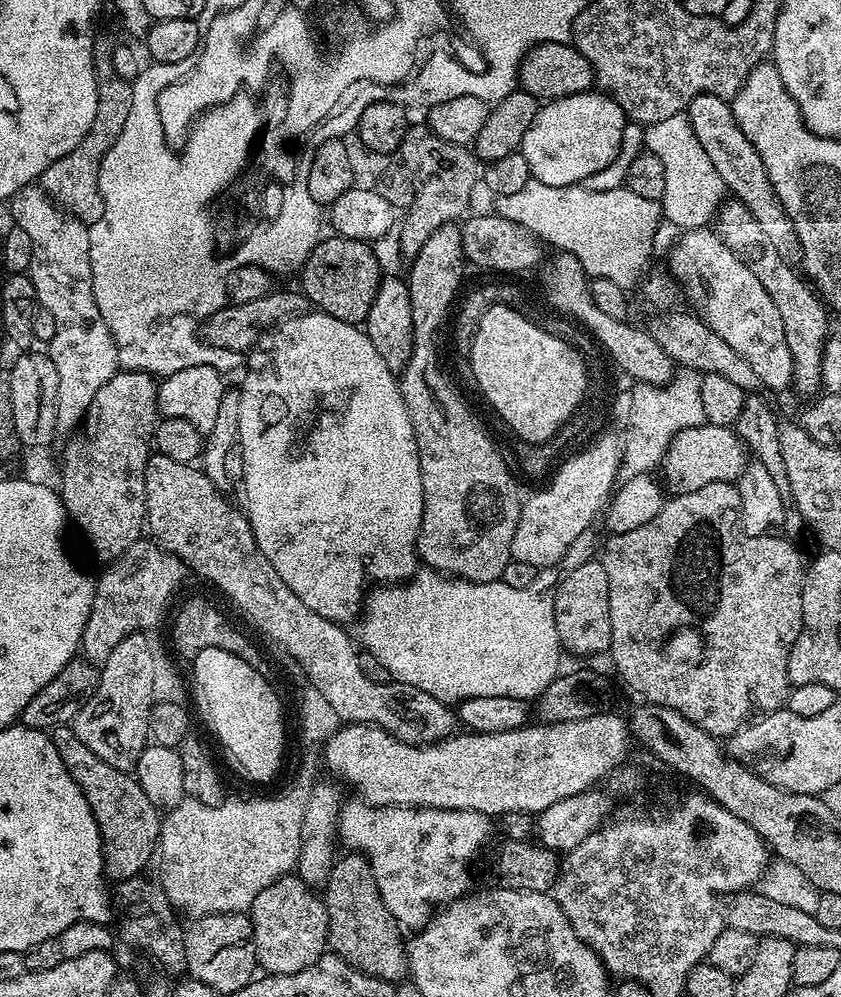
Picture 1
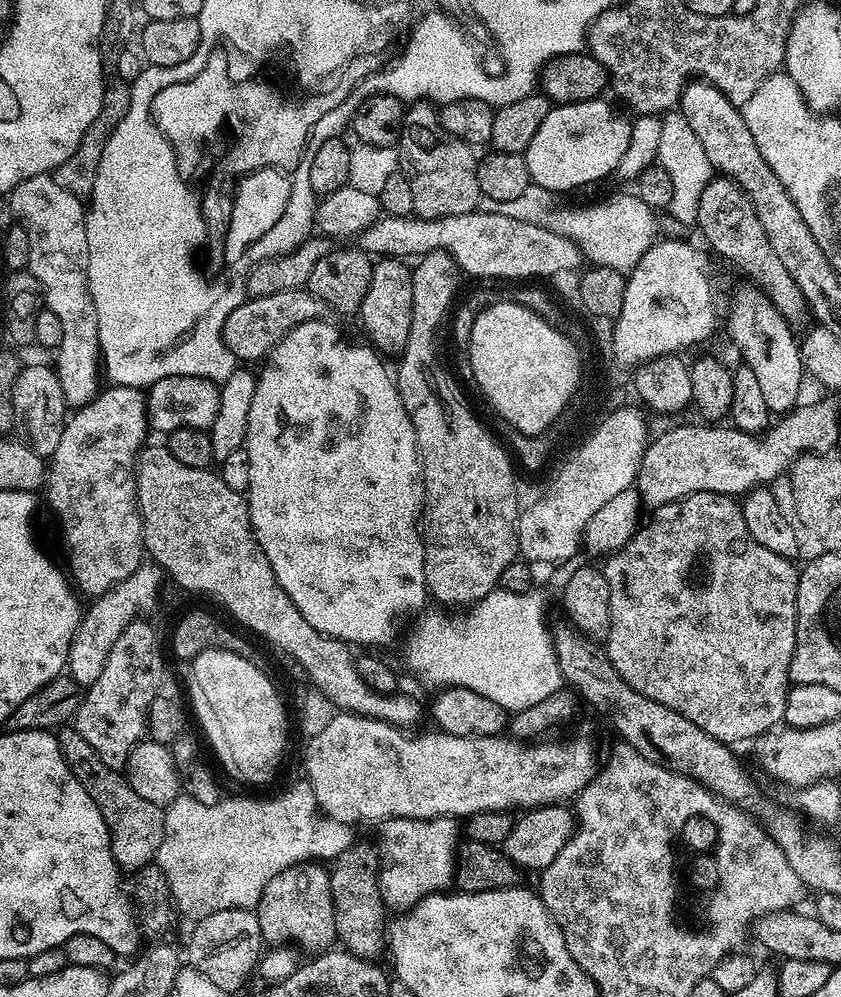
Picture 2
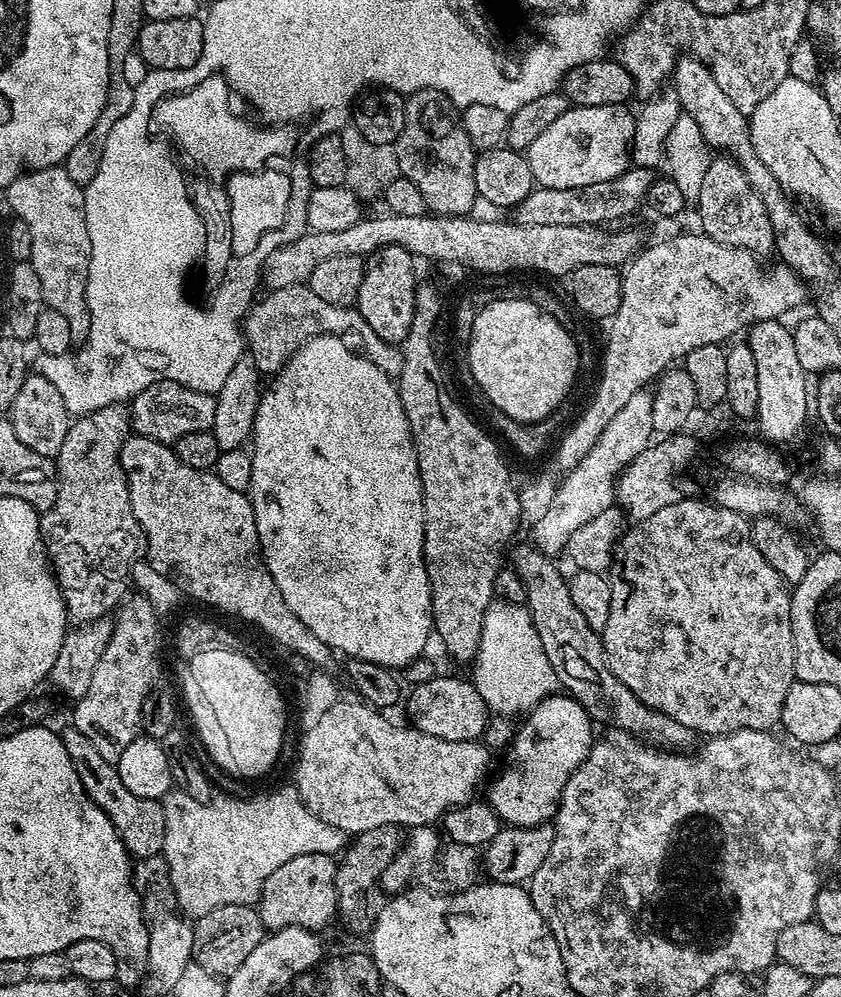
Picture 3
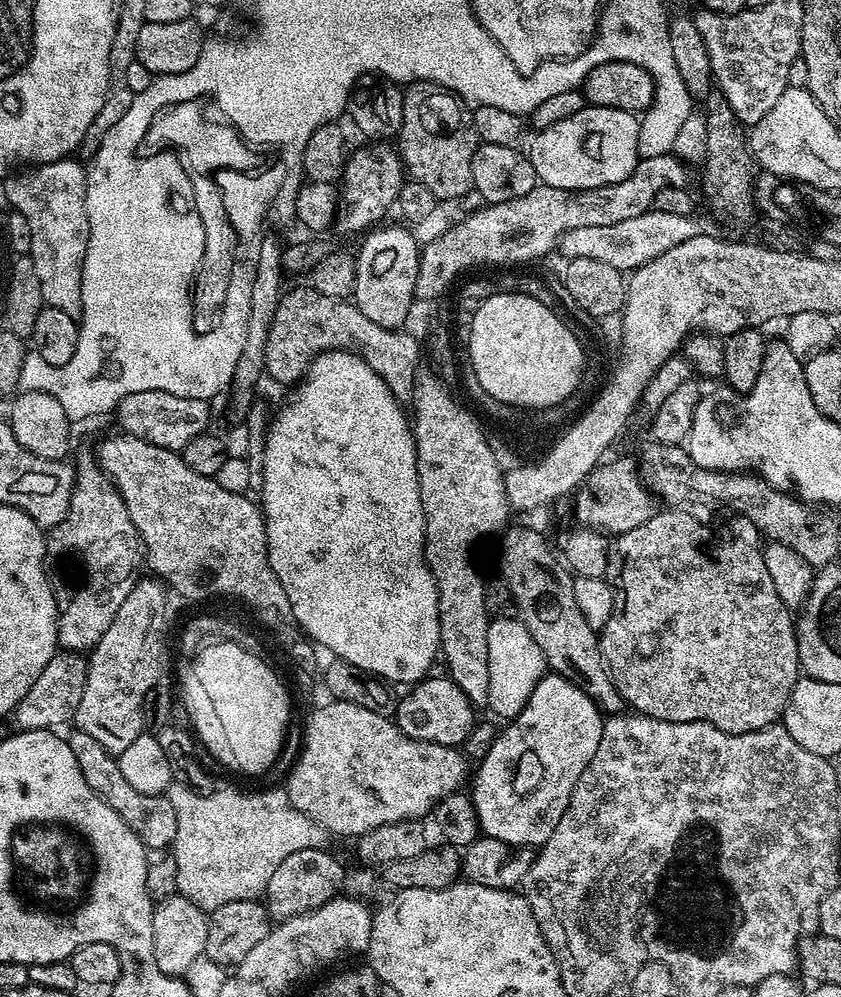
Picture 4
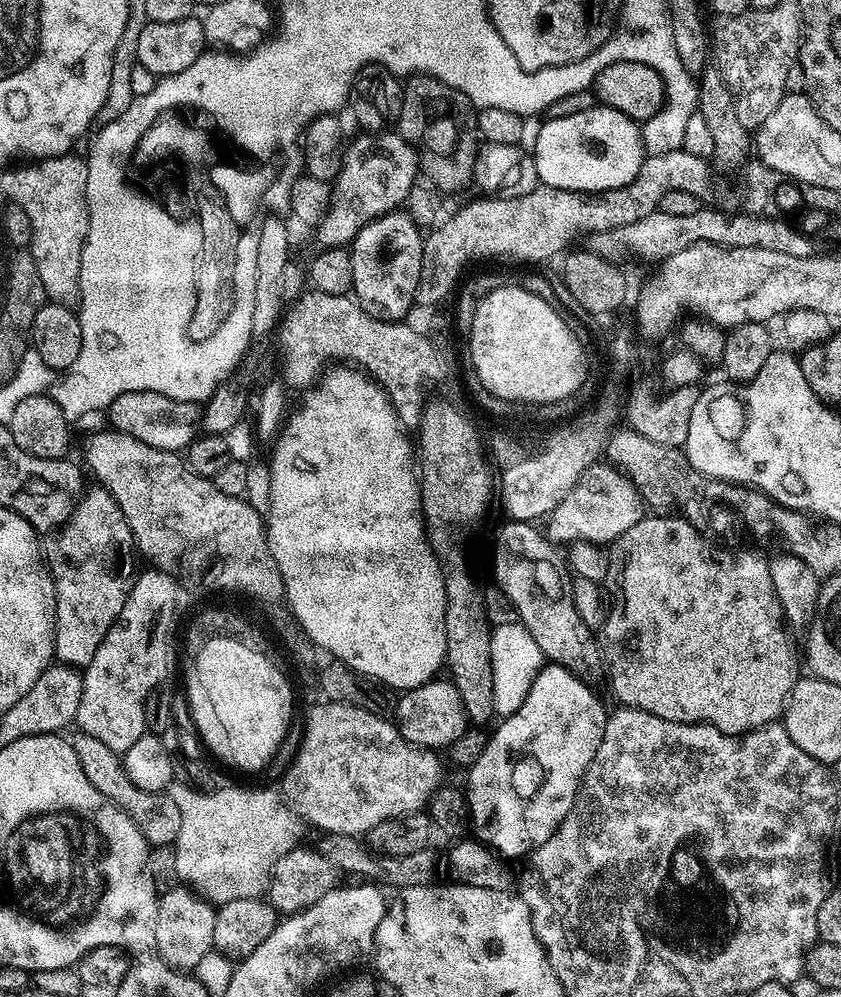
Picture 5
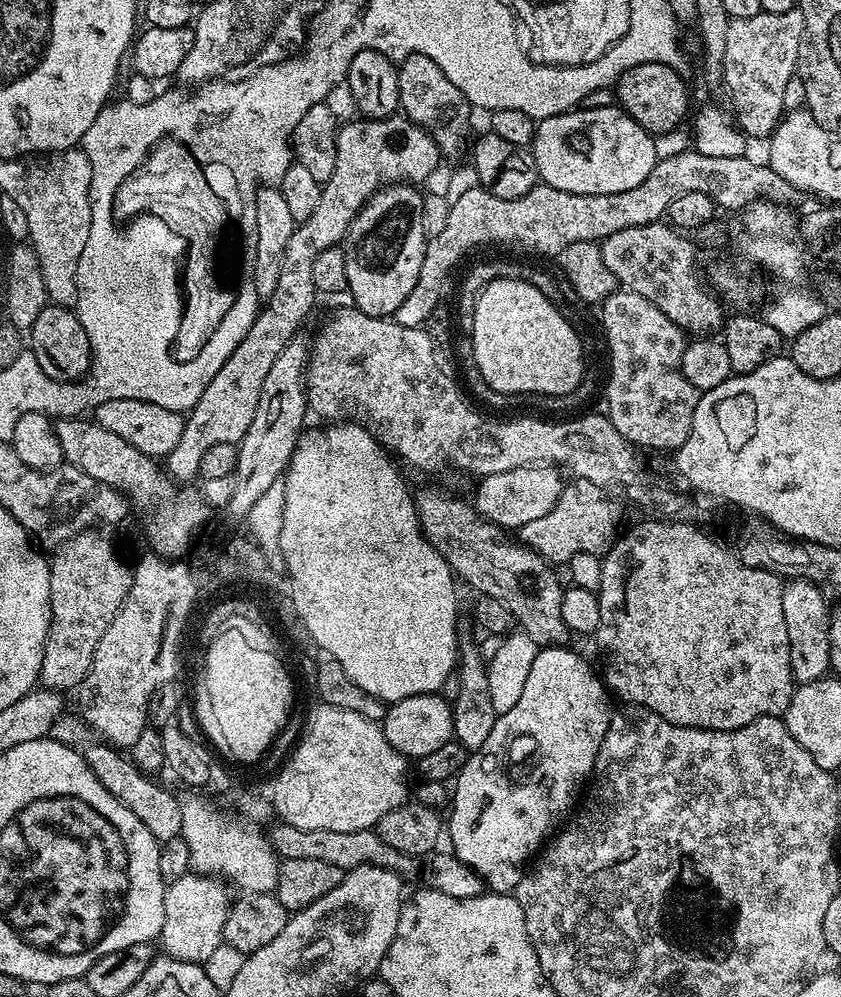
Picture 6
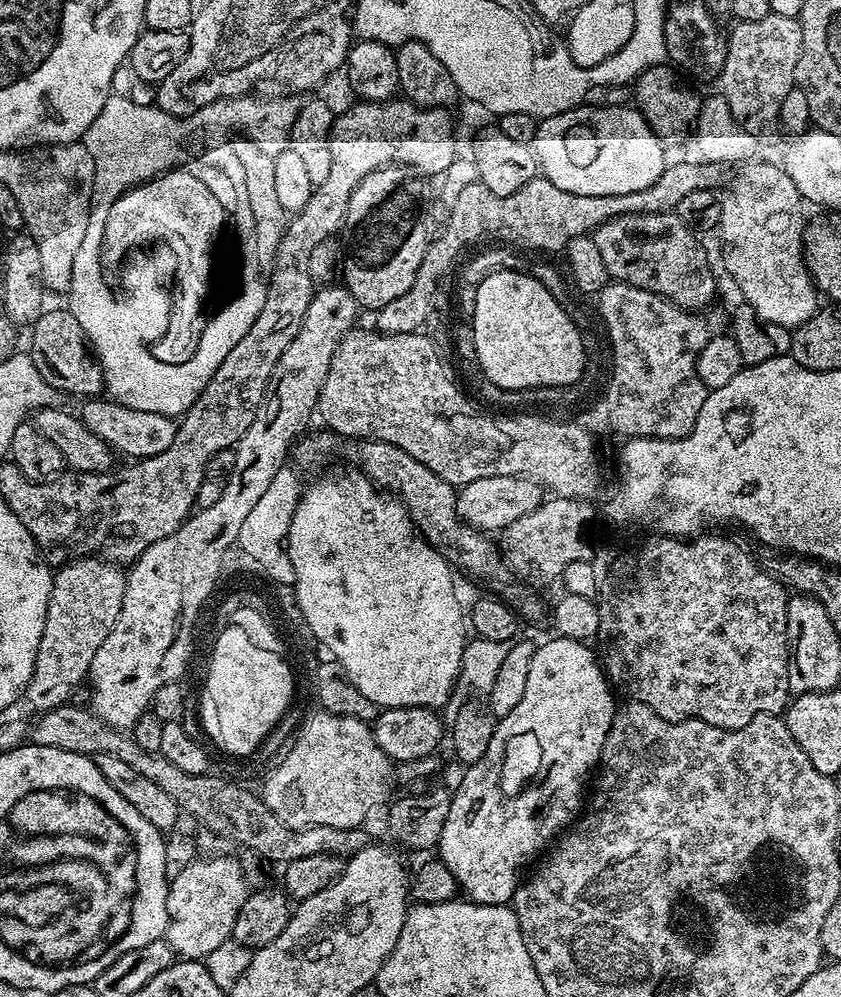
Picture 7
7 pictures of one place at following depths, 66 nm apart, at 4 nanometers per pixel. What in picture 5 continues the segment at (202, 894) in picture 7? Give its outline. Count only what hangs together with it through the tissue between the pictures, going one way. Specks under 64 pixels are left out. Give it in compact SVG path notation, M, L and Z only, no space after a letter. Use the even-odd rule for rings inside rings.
M172 886L159 897L158 922L154 922L154 938L161 958L170 967L195 970L202 958L214 948L216 908L187 886Z

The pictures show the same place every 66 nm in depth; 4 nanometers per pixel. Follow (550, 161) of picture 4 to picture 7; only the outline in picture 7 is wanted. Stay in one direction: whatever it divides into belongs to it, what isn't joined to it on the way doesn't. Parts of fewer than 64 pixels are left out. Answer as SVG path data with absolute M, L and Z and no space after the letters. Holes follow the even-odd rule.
M577 106L562 114L543 117L539 121L534 151L536 163L543 179L554 182L558 190L570 190L570 194L634 194L634 190L646 190L664 173L666 159L660 137L650 130L646 118L635 107L591 108Z

